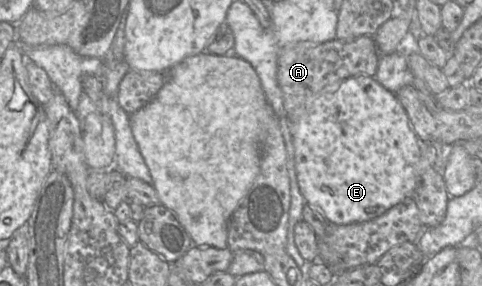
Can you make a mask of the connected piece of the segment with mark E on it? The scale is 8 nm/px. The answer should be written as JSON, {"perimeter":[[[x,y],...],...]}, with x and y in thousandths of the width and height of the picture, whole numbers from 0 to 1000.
{"perimeter":[[[732,266],[712,280],[689,315],[670,322],[651,350],[635,402],[616,434],[606,441],[606,476],[612,591],[622,668],[635,710],[660,727],[683,780],[722,787],[757,776],[788,755],[815,720],[859,682],[865,640],[867,573],[873,556],[873,493],[859,462],[851,420],[824,350],[822,332],[797,308],[776,266]]]}

